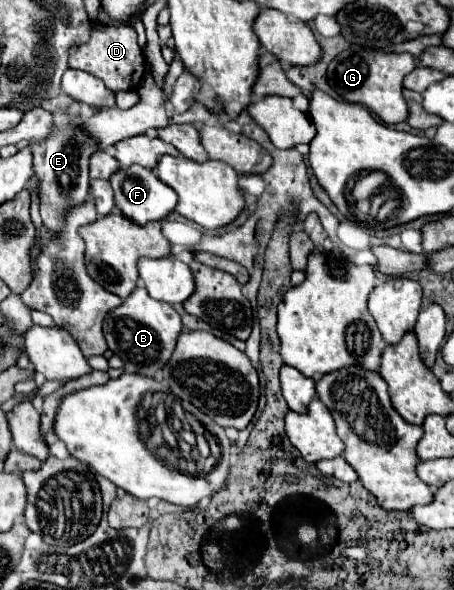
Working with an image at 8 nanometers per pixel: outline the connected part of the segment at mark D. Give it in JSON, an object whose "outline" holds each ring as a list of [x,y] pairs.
{"outline":[[[91,22],[91,36],[85,44],[77,44],[69,50],[69,68],[85,70],[103,80],[103,84],[113,90],[135,90],[145,76],[145,56],[137,44],[137,34],[131,26],[105,26]]]}

